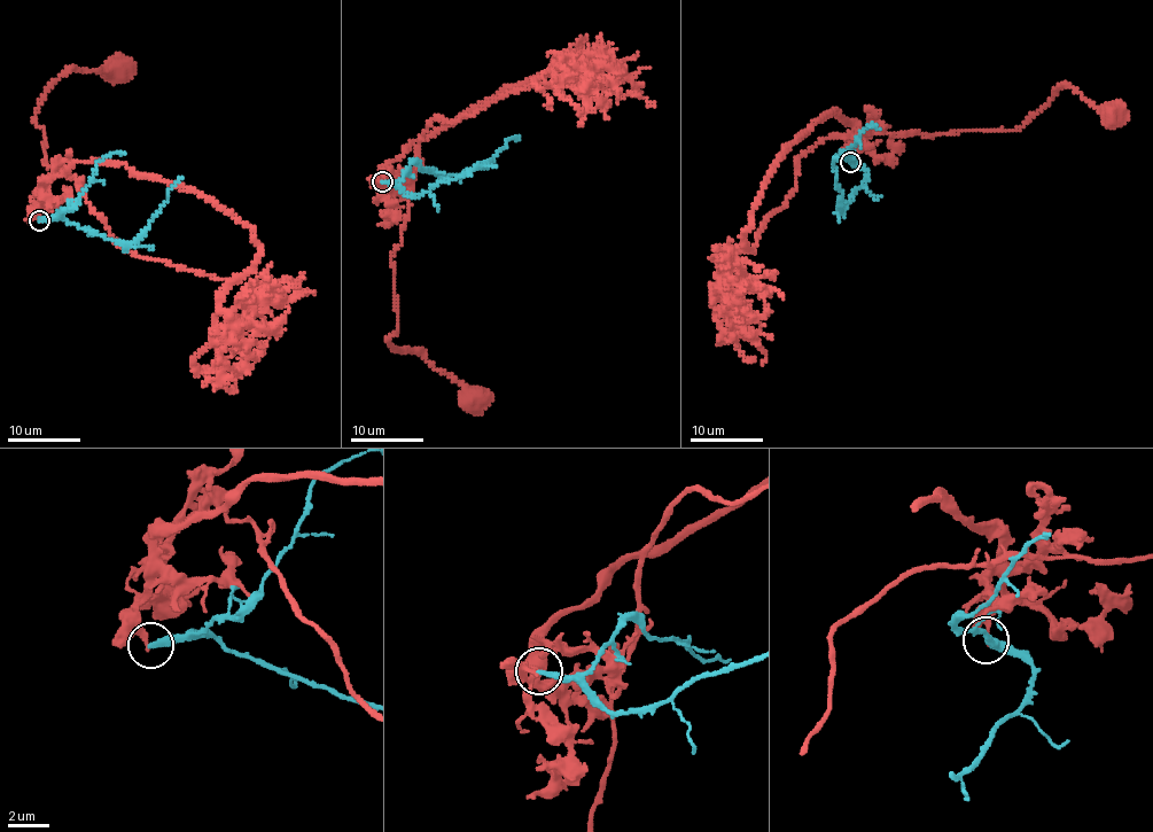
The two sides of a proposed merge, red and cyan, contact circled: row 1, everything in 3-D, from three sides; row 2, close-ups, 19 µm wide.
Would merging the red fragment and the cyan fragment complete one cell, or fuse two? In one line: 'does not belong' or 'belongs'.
does not belong

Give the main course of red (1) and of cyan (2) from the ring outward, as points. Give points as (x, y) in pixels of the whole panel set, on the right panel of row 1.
1: (851, 162), (834, 109), (742, 243), (827, 137), (1022, 127), (1065, 85), (1108, 114)
2: (851, 162), (867, 173), (864, 186), (840, 209), (842, 192), (836, 186), (834, 165), (836, 158)

